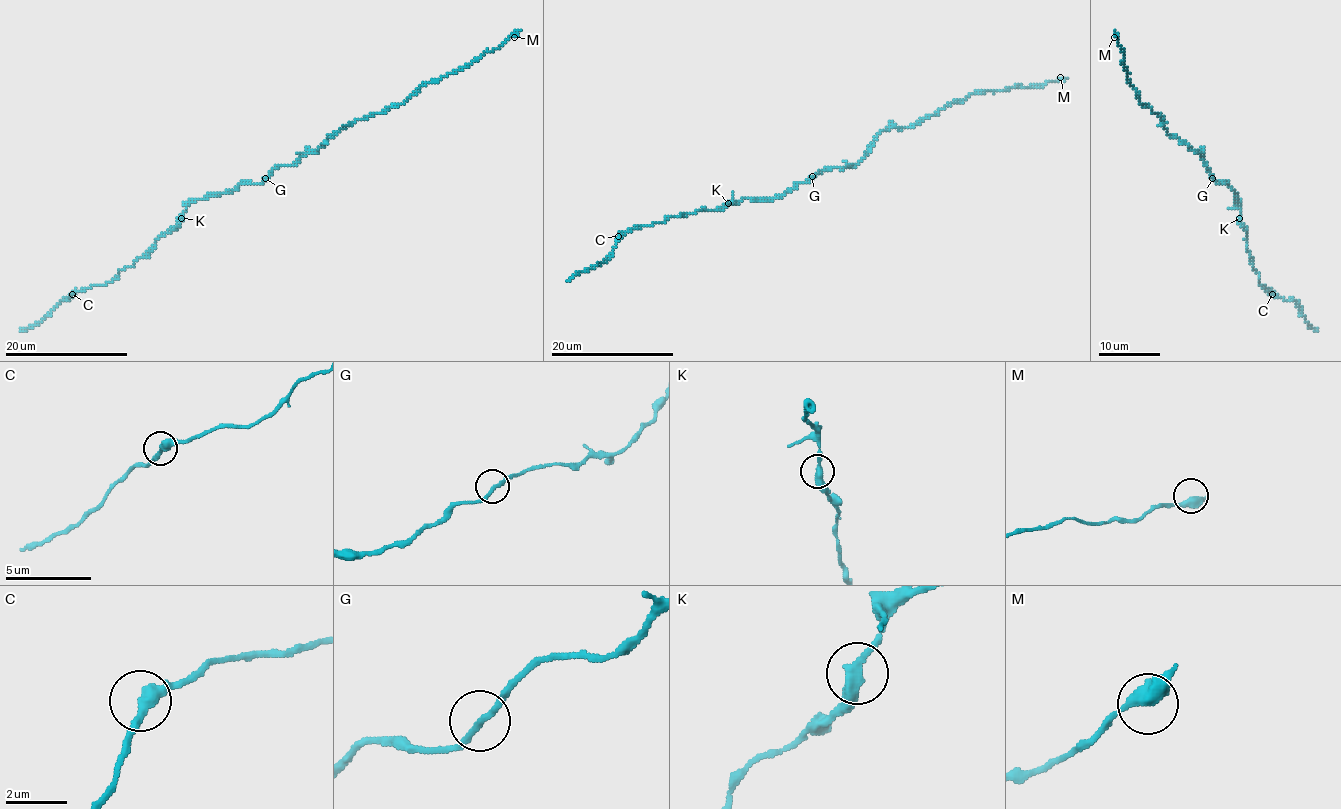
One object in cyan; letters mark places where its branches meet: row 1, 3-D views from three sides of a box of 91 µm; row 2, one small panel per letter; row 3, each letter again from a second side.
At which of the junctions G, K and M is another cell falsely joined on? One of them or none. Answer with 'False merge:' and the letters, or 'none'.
False merge: none

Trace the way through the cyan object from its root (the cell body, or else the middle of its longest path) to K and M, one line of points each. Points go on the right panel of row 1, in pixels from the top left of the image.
K: (1214, 178), (1218, 184), (1226, 183), (1235, 192), (1240, 218)
M: (1214, 178), (1201, 155), (1171, 135), (1165, 120), (1138, 100), (1114, 37)

